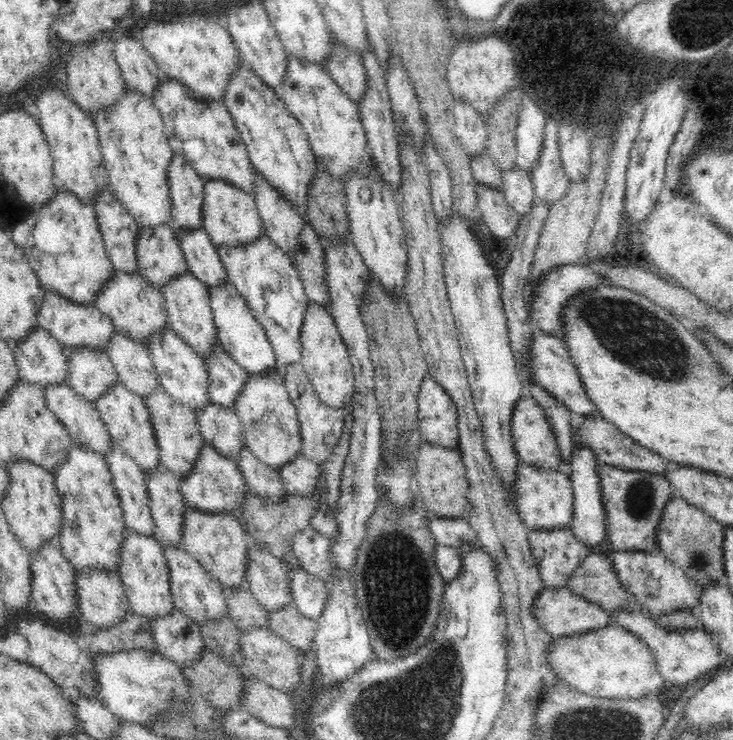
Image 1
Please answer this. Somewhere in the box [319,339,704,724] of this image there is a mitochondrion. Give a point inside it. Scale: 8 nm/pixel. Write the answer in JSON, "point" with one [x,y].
{"point":[397,582]}

